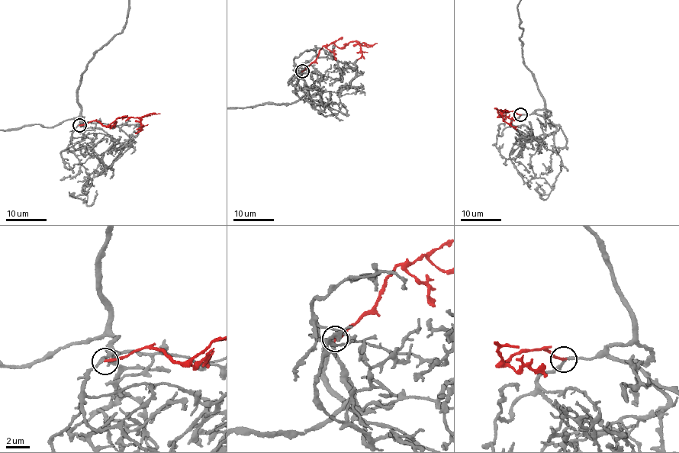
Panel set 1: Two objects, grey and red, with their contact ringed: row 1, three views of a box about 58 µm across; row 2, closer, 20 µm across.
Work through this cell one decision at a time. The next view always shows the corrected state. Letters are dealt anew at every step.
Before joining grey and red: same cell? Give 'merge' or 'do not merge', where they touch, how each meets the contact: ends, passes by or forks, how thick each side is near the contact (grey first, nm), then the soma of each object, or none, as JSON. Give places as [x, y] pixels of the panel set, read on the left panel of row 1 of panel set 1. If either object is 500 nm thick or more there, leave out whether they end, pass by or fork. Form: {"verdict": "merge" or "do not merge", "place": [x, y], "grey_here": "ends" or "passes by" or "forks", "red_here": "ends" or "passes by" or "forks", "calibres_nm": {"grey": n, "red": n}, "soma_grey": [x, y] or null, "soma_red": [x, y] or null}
{"verdict": "merge", "place": [79, 125], "grey_here": "passes by", "red_here": "ends", "calibres_nm": {"grey": 240, "red": 200}, "soma_grey": null, "soma_red": null}

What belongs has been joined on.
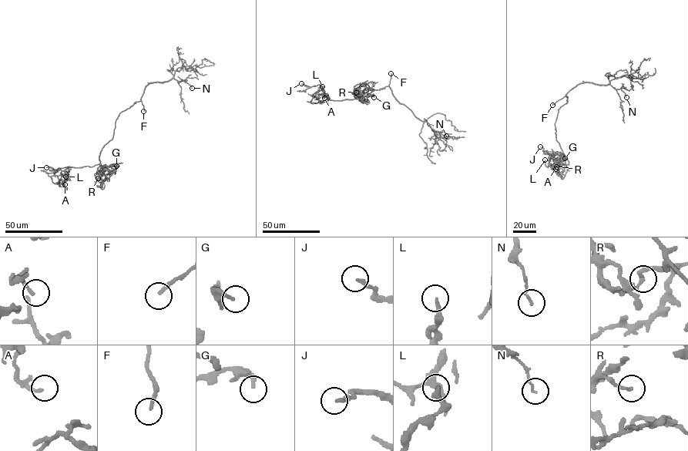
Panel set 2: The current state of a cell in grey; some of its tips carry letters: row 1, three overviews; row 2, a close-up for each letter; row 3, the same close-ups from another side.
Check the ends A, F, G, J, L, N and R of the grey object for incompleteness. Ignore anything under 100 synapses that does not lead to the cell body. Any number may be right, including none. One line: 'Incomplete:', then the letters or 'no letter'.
Incomplete: F

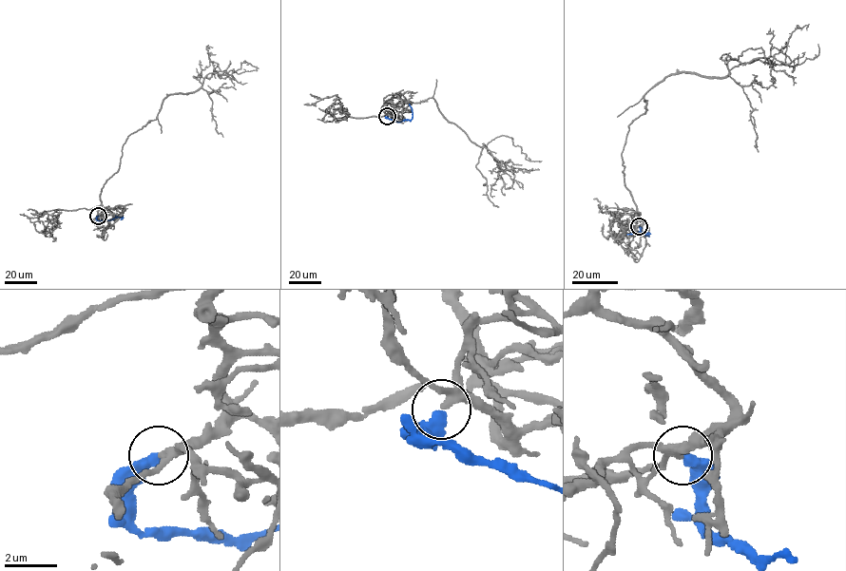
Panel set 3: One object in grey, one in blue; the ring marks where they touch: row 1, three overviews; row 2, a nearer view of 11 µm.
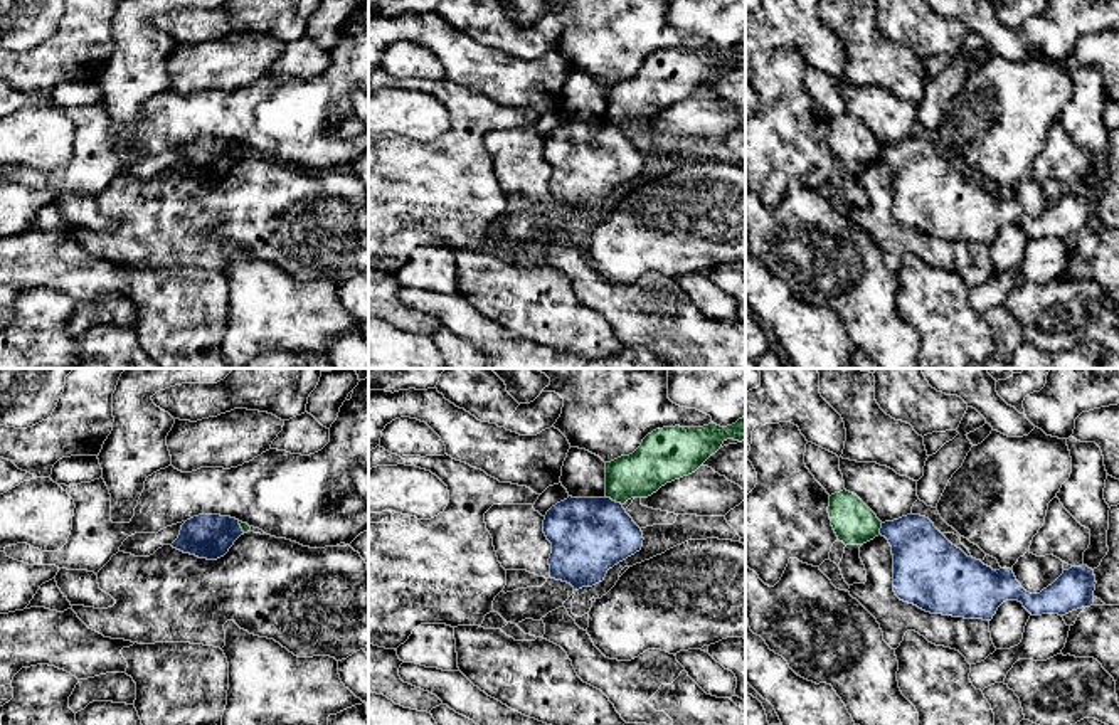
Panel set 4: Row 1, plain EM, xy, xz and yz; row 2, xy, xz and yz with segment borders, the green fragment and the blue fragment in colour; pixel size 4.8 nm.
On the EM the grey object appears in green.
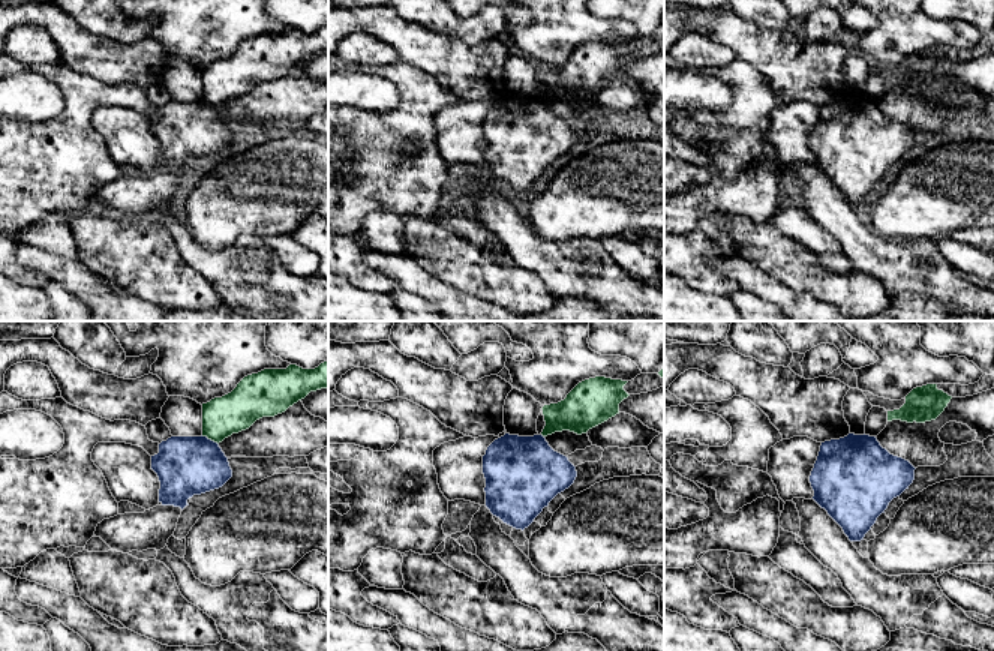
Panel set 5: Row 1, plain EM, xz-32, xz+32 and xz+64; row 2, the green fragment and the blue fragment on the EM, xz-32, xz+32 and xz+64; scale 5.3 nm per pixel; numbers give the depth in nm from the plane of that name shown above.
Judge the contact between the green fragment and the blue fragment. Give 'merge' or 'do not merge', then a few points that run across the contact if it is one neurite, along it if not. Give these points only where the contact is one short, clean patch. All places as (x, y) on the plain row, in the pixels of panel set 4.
do not merge; line xz (604, 120), (621, 128)

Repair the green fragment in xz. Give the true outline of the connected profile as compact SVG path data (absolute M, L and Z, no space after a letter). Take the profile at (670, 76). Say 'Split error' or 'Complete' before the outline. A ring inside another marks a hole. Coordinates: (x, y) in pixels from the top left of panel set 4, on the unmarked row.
Complete. M745 40L727 50L712 45L703 50L656 52L643 62L633 77L606 86L606 121L621 128L631 121L648 121L666 106L695 96L727 62L745 64Z

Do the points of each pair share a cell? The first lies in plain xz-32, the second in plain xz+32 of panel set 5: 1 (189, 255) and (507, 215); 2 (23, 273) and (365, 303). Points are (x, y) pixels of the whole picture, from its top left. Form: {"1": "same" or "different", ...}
{"1": "same", "2": "different"}

